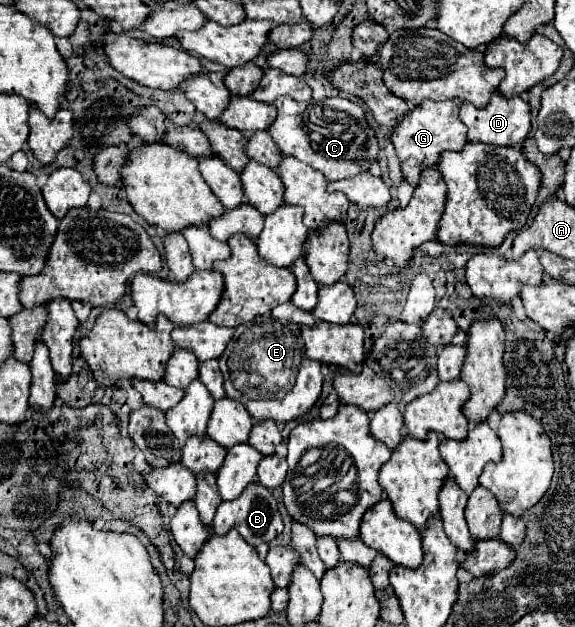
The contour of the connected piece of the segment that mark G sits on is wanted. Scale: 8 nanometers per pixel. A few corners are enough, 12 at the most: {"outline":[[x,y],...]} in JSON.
{"outline":[[424,100],[390,140],[412,186],[468,142],[458,104]]}

